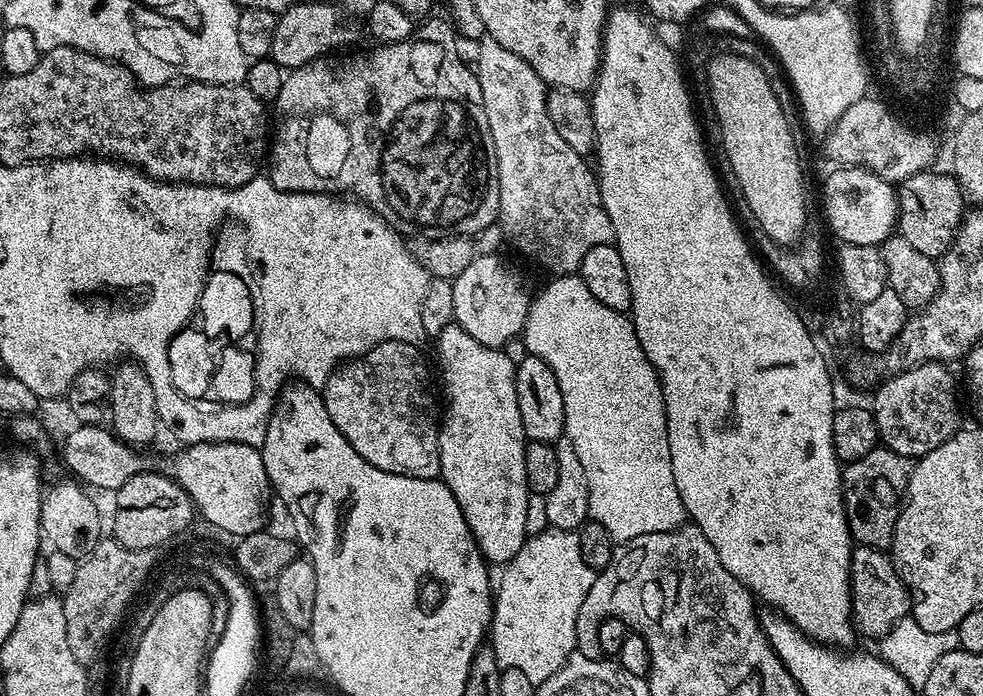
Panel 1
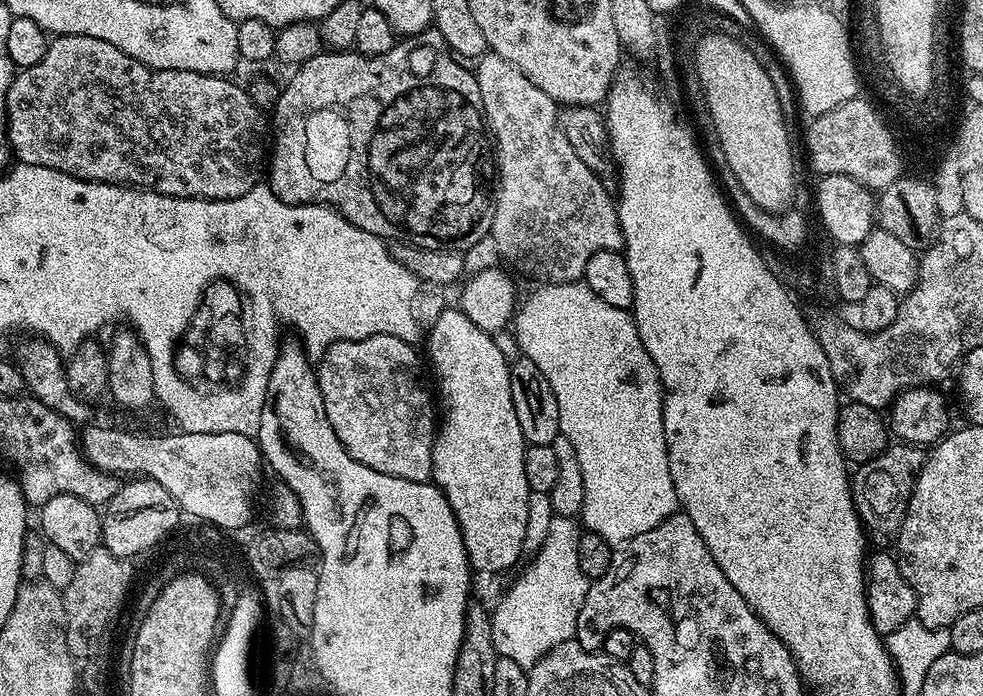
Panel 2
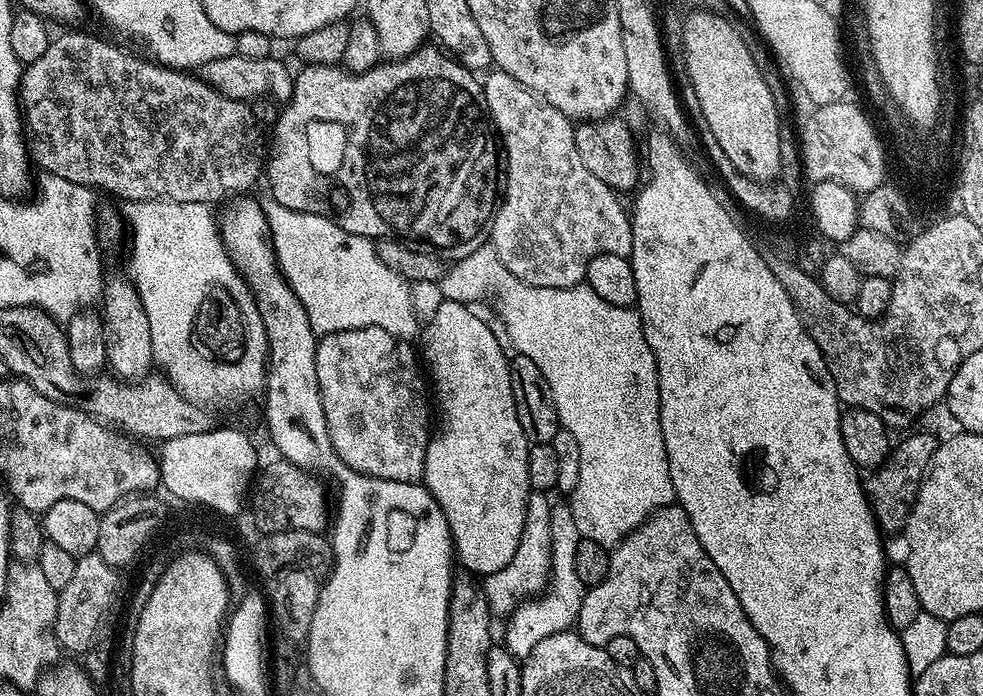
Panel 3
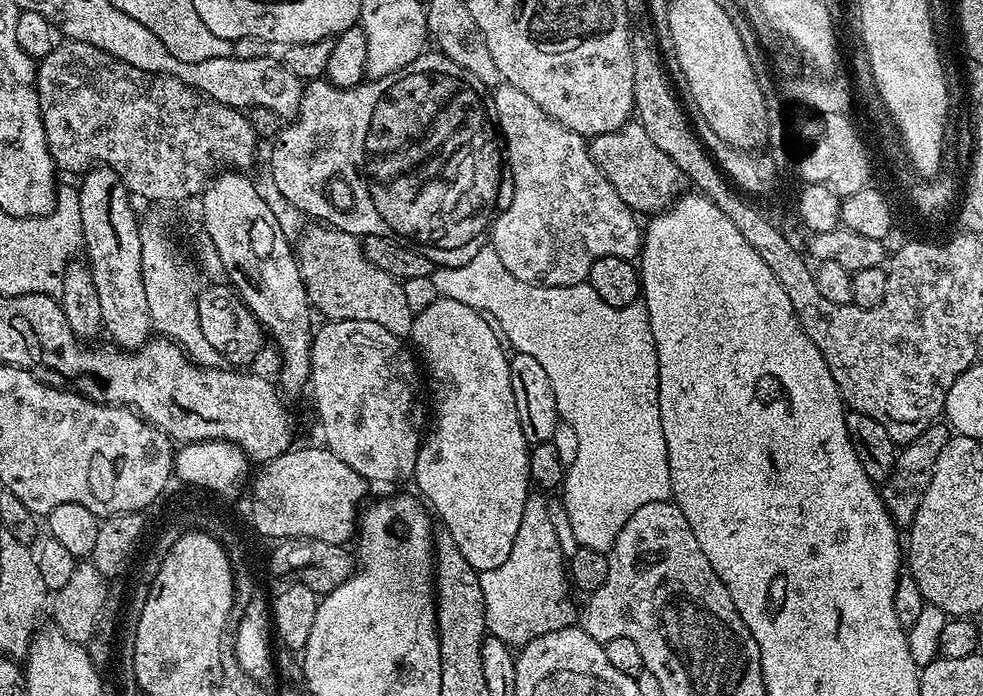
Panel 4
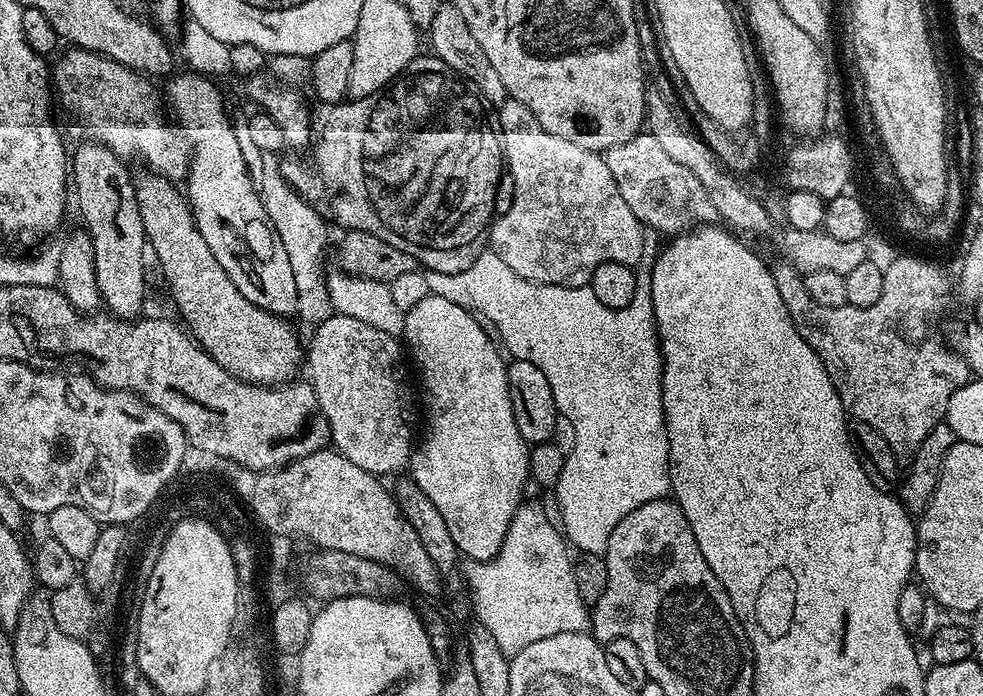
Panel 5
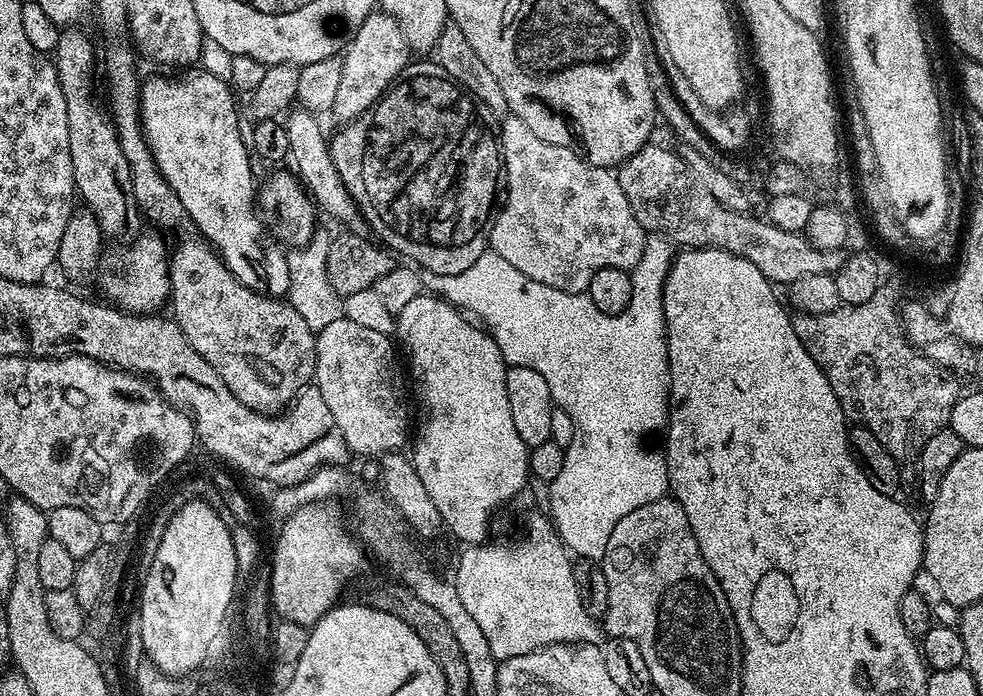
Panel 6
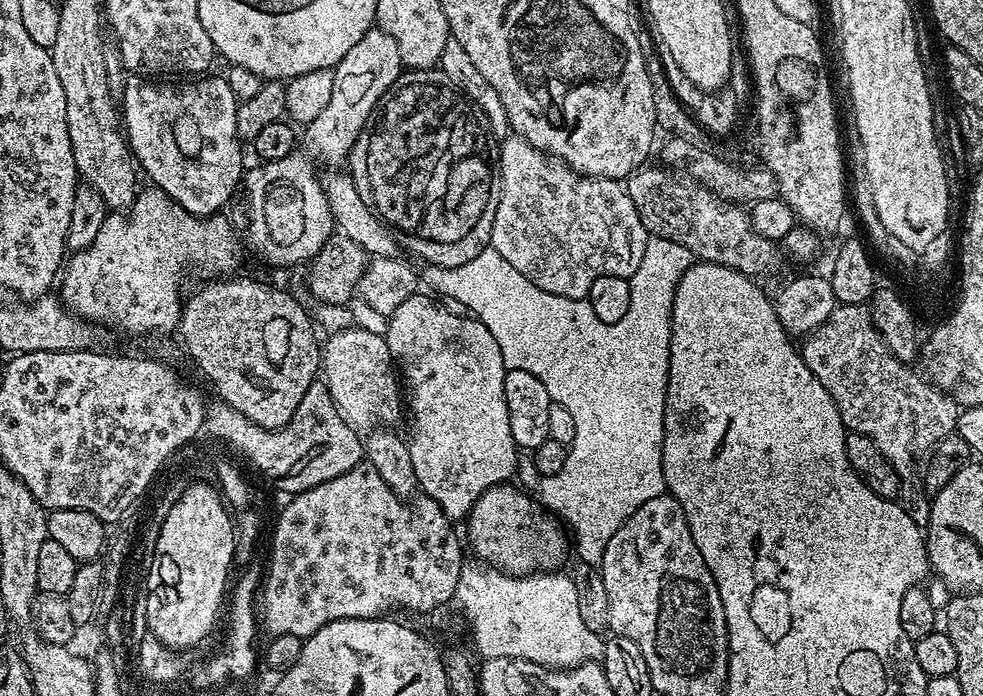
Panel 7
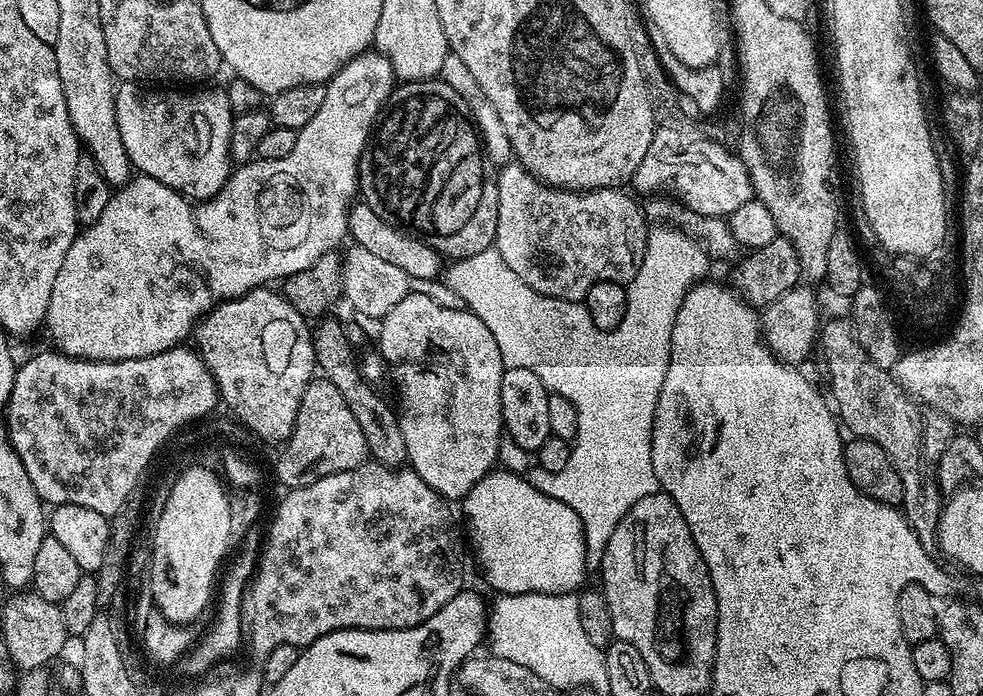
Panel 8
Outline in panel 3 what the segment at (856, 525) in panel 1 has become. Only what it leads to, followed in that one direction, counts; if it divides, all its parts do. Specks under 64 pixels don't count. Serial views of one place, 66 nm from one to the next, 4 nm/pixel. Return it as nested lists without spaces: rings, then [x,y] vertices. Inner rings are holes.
[[[916,432],[913,436],[906,437],[901,444],[897,443],[893,447],[880,467],[871,469],[869,476],[872,477],[869,480],[867,477],[863,481],[868,505],[872,507],[872,513],[880,525],[881,533],[903,533],[918,490],[924,481],[924,475],[928,473],[928,467],[936,453],[937,443],[937,437],[932,437],[928,432]]]

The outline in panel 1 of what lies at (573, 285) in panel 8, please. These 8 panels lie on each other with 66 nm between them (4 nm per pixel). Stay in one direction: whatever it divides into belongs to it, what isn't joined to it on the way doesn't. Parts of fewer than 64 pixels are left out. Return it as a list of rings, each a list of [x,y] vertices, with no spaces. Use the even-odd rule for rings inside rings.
[[[485,35],[479,41],[474,71],[478,86],[482,86],[482,102],[490,126],[490,138],[496,151],[496,169],[500,183],[499,227],[504,227],[508,240],[524,256],[537,260],[553,277],[579,273],[582,258],[594,246],[613,243],[610,218],[602,206],[602,194],[597,173],[585,157],[575,153],[565,139],[554,130],[547,113],[548,92],[544,79],[518,54],[506,50],[502,42]]]

